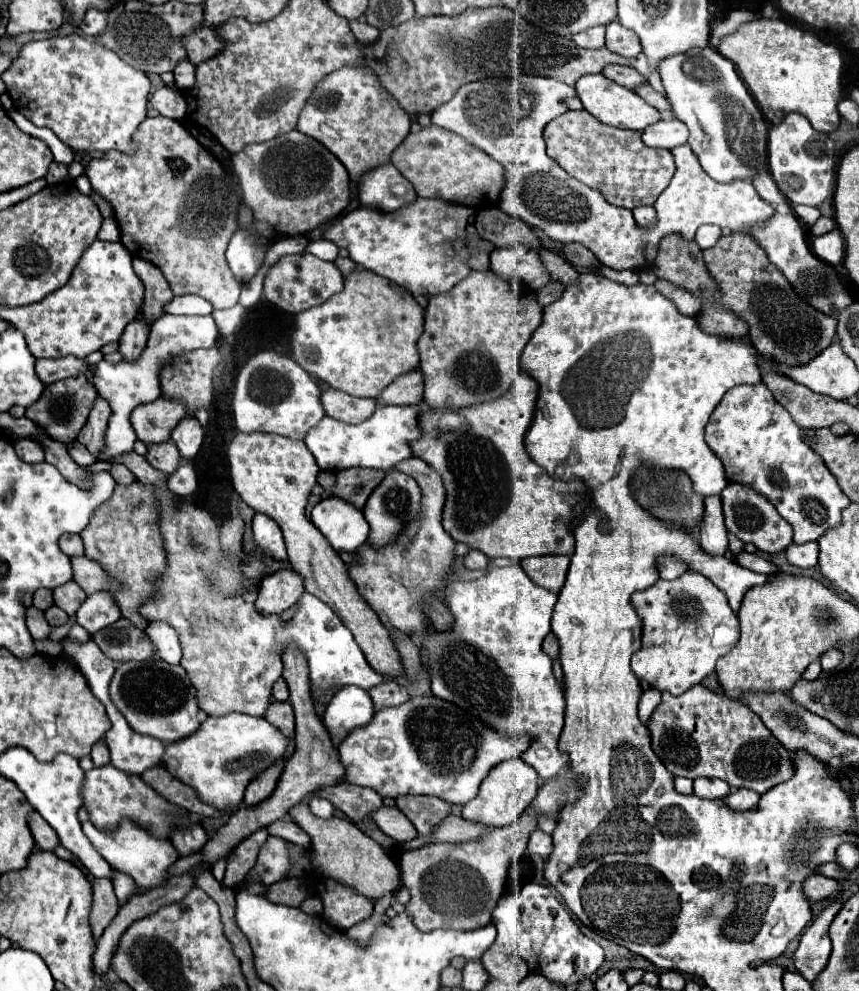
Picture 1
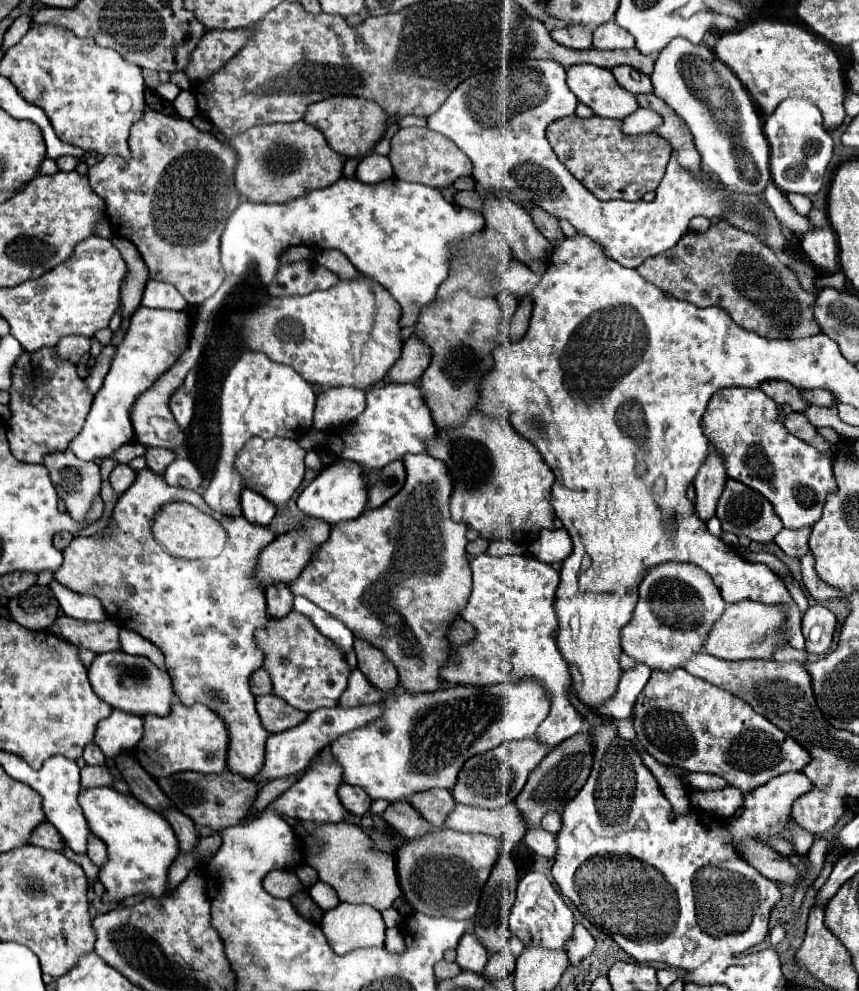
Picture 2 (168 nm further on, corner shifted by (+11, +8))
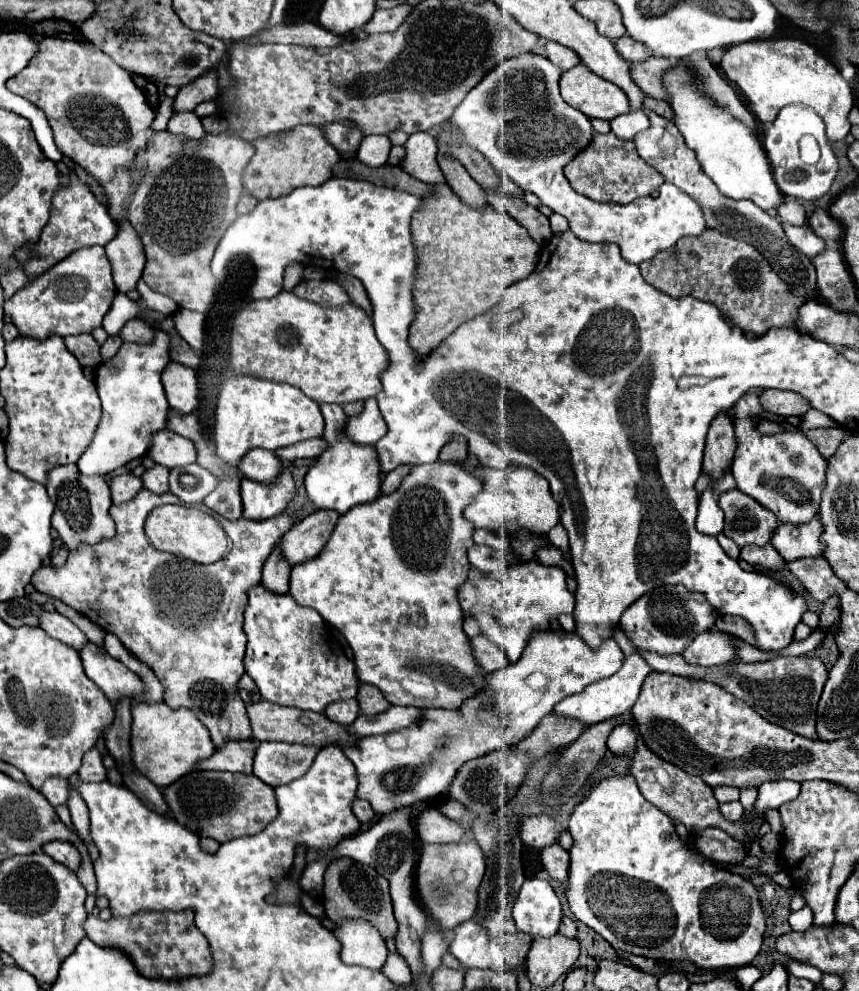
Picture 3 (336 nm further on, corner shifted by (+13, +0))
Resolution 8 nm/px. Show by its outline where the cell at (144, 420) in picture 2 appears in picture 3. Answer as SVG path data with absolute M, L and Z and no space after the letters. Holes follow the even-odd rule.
M162 429L152 435L152 447L150 447L148 455L154 463L164 465L168 469L184 467L184 465L196 461L194 445L188 439L176 435L168 429Z

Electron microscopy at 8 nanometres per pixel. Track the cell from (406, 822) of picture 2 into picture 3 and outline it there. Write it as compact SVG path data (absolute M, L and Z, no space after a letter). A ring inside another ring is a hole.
M428 807L418 817L418 837L422 843L456 843L468 837L468 831L442 815L436 807Z

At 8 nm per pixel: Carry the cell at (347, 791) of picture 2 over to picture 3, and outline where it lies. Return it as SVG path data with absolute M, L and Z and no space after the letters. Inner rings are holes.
M356 799L356 801L352 803L352 811L354 811L354 815L358 817L360 823L370 823L372 817L376 815L376 813L372 811L372 807L368 805L368 801L364 801L364 799Z

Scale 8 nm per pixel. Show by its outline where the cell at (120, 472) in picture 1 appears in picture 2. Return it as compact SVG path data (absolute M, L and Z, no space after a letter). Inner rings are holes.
M116 465L114 471L110 473L110 483L116 493L124 493L134 479L136 479L136 471L130 465Z

